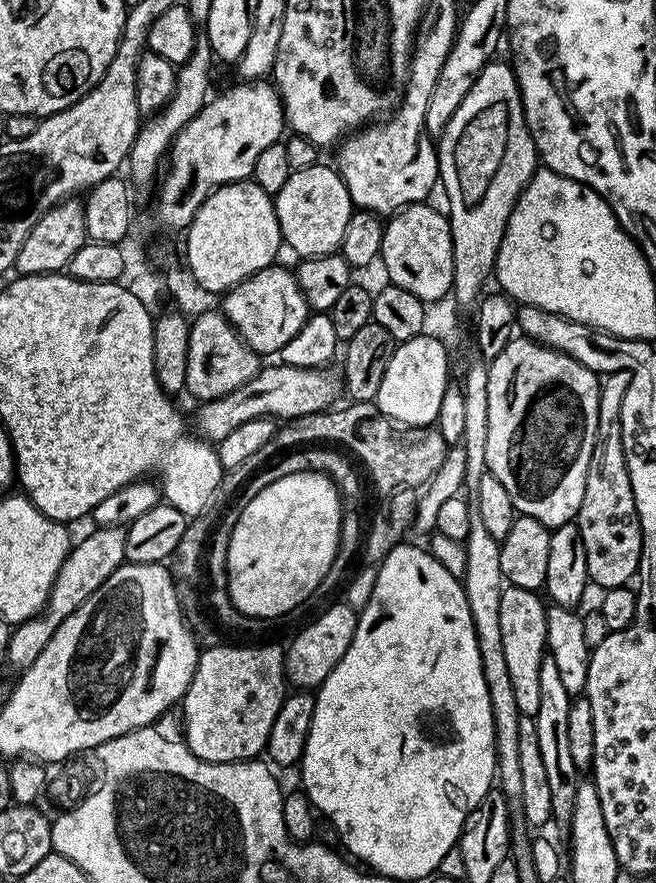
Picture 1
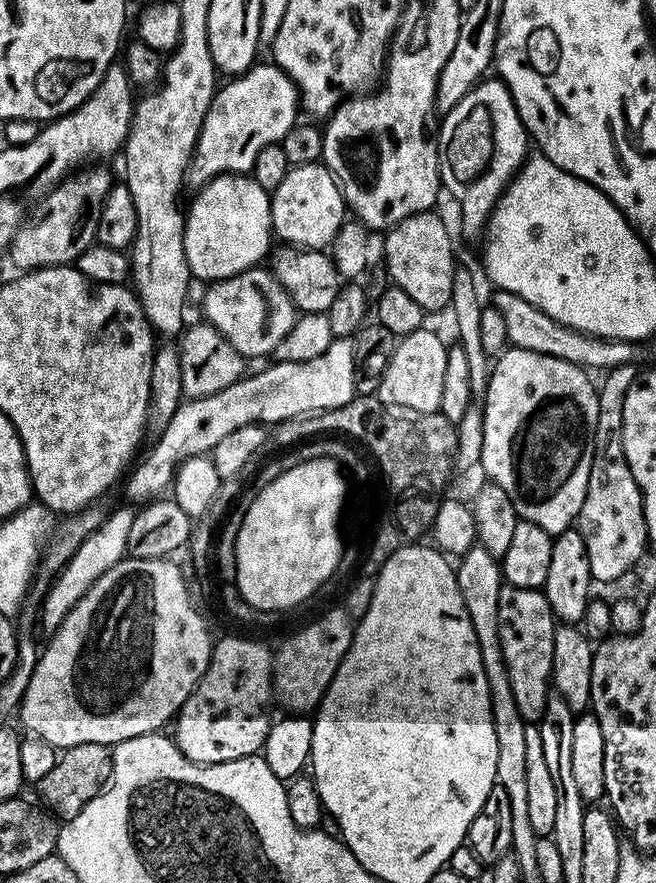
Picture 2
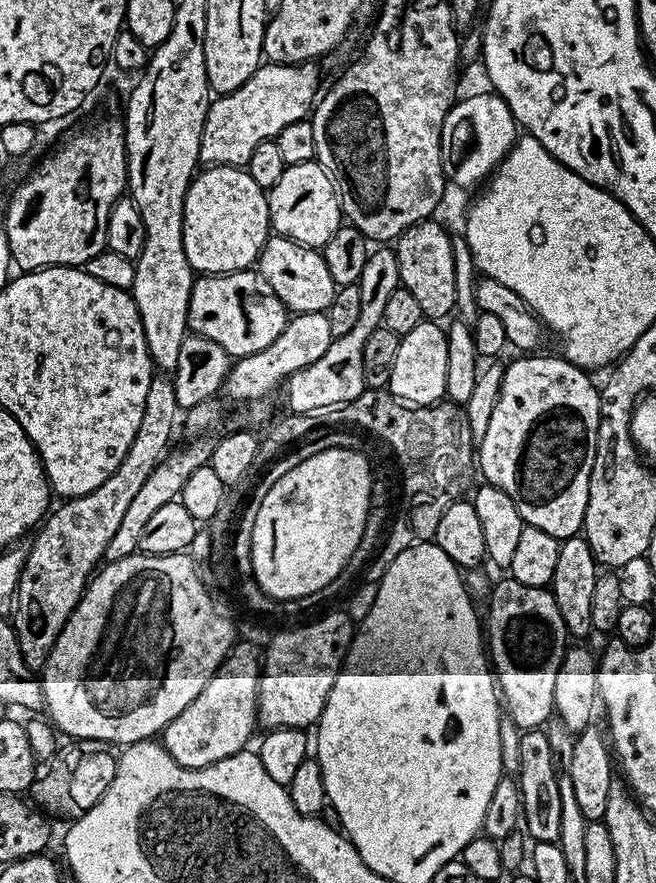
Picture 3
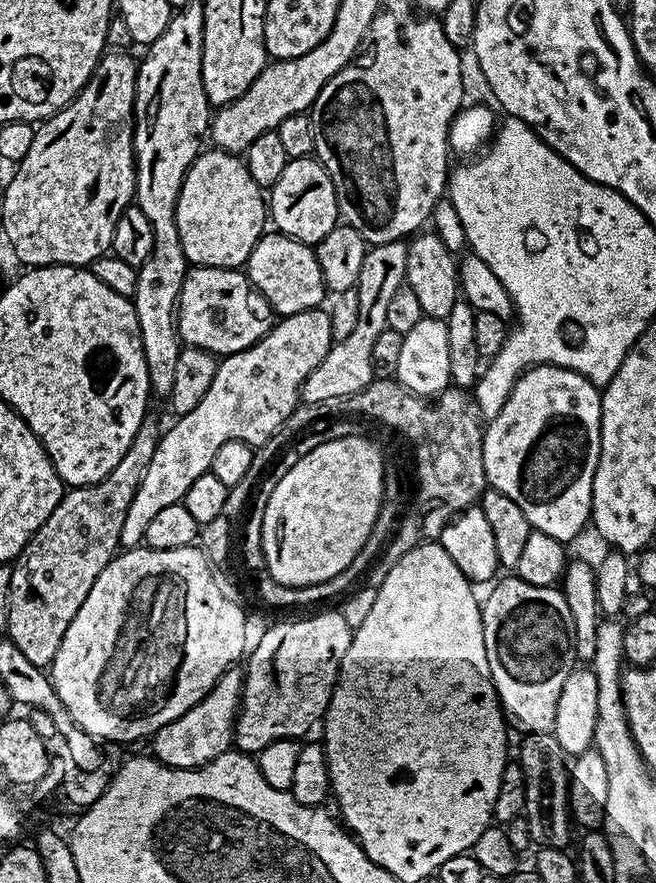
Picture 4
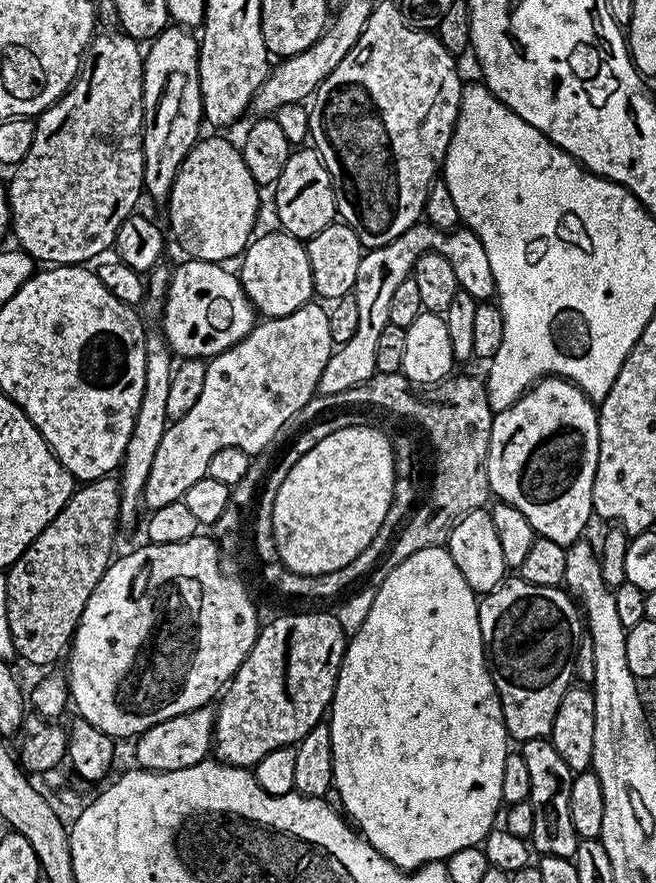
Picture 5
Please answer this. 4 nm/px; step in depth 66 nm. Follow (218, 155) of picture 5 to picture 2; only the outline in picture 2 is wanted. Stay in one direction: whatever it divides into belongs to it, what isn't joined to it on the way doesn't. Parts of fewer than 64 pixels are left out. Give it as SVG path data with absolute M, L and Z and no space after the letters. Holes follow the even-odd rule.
M248 174L216 176L195 193L184 221L186 262L197 281L225 280L257 267L274 241L270 194Z

